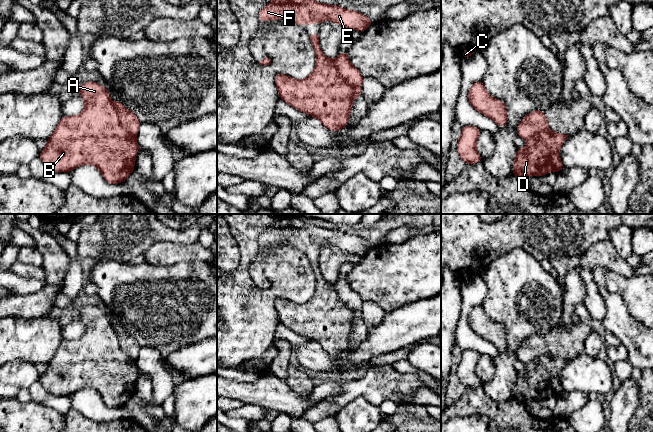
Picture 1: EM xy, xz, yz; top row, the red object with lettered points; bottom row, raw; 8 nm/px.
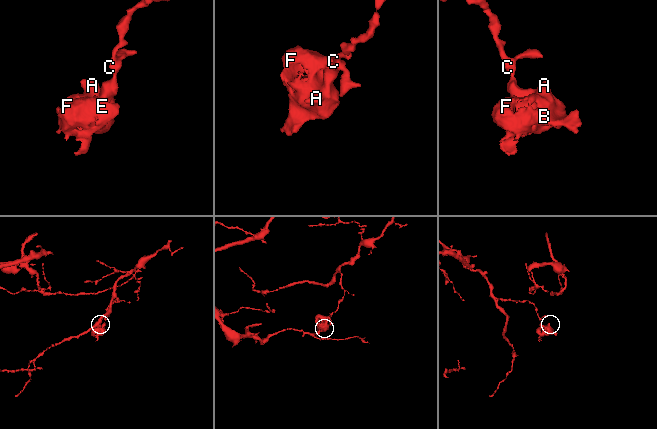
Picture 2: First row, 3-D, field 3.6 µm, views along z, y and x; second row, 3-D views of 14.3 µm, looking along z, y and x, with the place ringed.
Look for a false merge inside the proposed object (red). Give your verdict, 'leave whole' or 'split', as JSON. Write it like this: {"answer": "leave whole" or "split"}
{"answer": "split"}

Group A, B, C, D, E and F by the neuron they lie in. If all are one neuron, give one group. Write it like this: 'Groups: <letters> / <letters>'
Groups: A B D E F / C

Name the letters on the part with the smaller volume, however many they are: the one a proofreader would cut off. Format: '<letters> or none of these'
A, B, D, E, F

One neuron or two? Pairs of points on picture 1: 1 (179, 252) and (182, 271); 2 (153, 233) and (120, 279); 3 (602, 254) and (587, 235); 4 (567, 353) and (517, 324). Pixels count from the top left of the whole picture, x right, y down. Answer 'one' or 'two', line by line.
1: two
2: two
3: two
4: two

